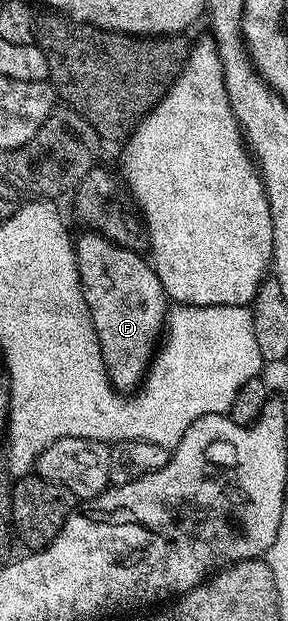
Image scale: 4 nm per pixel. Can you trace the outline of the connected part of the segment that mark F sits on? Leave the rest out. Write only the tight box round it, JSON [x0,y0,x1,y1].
[75,232,170,392]

